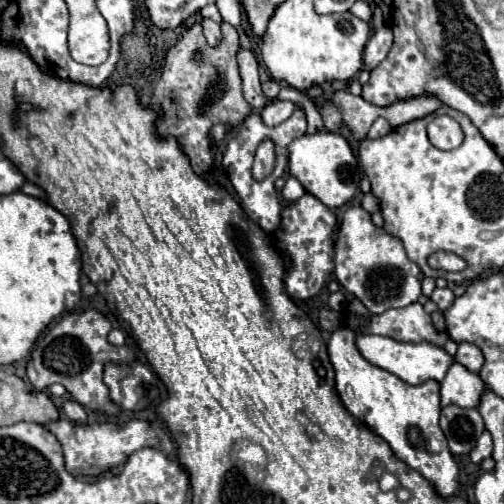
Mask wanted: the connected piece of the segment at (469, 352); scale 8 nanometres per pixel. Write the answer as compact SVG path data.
M459 343L459 349L455 353L455 359L463 367L467 367L469 371L473 371L473 373L477 373L481 369L481 365L483 365L483 353L473 343Z

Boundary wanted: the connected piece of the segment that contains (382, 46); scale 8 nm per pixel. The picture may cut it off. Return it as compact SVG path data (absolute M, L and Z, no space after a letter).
M383 25L377 33L373 33L373 37L369 39L369 43L365 47L365 53L363 53L367 71L373 71L387 57L389 49L391 49L391 43L393 43L393 33L387 25Z

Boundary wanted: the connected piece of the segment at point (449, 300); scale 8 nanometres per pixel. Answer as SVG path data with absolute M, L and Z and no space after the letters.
M449 287L435 289L433 295L431 295L431 301L435 301L441 311L447 311L453 305L453 299L455 299L455 295L453 295L453 291Z

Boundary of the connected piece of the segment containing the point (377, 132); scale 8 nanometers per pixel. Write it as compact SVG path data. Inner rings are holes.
M379 117L379 119L373 123L373 127L371 127L371 131L369 131L369 137L371 137L371 139L377 139L377 137L383 137L385 133L389 133L389 131L391 131L389 121L387 121L385 117Z

